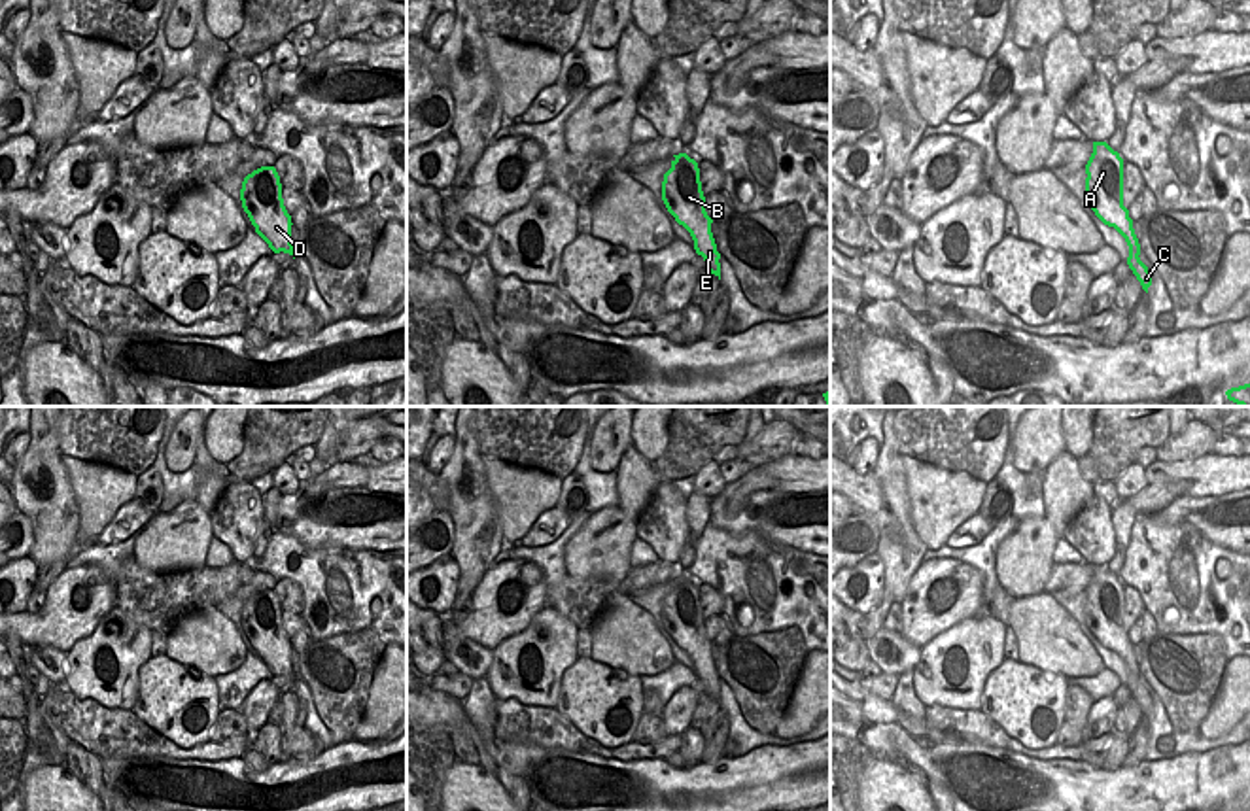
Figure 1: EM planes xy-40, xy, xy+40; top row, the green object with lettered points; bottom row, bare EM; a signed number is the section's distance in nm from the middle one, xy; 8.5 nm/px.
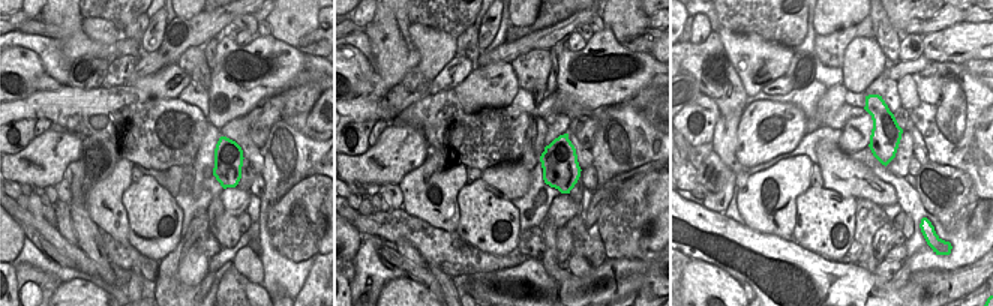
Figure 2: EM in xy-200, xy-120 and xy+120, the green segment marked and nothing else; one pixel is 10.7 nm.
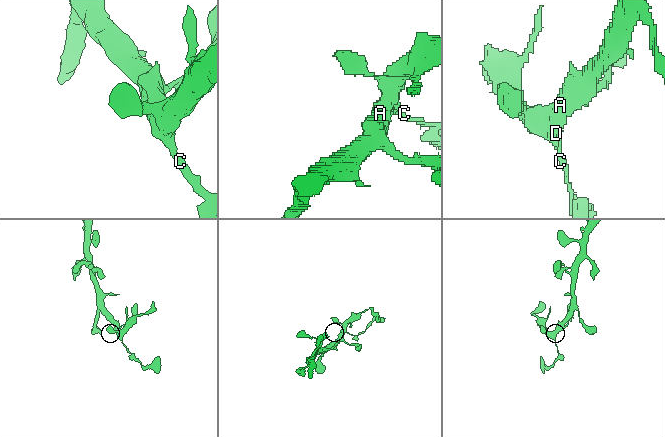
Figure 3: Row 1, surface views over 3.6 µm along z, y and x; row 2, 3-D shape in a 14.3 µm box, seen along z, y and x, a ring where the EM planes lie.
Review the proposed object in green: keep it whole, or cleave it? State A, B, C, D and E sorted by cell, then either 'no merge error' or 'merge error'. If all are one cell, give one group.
groups A B C D E; no merge error

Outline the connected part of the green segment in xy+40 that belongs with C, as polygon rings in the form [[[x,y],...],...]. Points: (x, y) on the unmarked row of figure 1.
[[[1093,565],[1085,597],[1085,626],[1104,648],[1114,650],[1125,662],[1127,688],[1148,716],[1152,698],[1138,681],[1140,667],[1129,633],[1123,630],[1123,582],[1106,565]]]

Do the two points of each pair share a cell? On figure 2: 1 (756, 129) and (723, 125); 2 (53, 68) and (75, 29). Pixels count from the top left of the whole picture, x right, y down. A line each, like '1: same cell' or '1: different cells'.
1: different cells
2: different cells

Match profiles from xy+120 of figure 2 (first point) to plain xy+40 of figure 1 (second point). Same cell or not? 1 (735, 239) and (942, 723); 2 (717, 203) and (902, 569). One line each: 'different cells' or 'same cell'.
1: different cells
2: same cell

